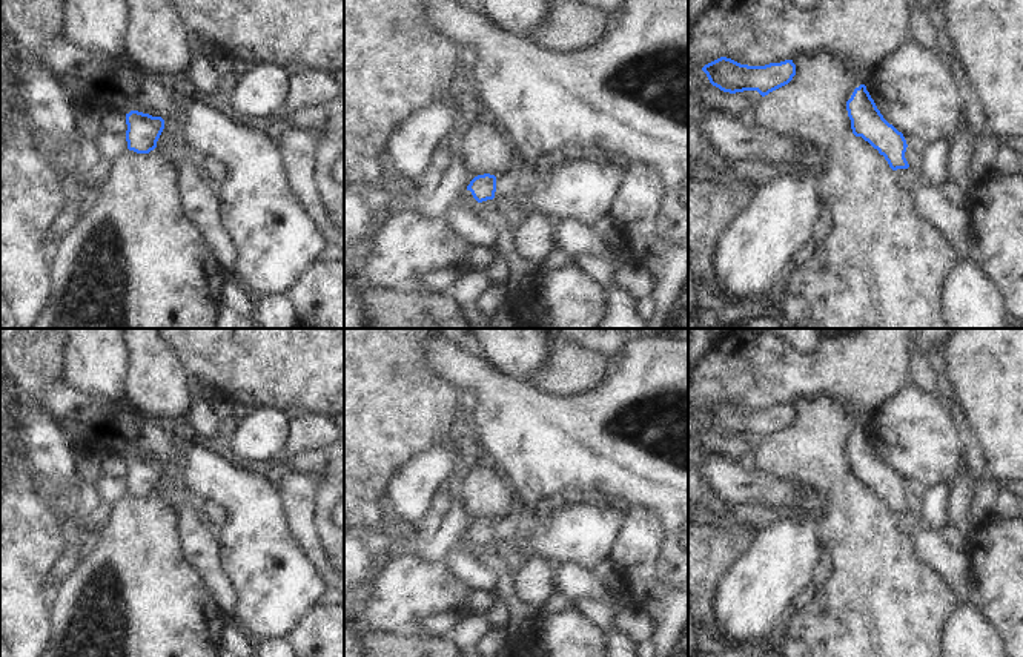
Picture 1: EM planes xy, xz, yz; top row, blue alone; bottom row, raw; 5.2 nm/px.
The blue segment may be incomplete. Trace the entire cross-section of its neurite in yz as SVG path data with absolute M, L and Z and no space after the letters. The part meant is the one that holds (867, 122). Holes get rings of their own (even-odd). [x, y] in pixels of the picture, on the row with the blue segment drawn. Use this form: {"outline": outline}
{"outline": "M865 84L854 89L846 101L846 111L852 134L877 149L892 170L909 167L905 158L908 144L903 134L883 118Z"}

